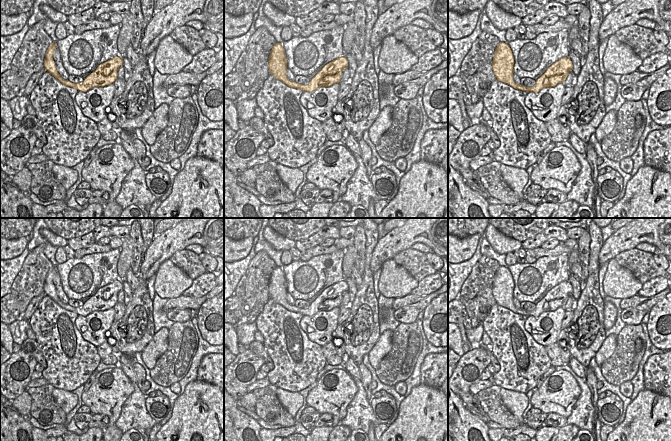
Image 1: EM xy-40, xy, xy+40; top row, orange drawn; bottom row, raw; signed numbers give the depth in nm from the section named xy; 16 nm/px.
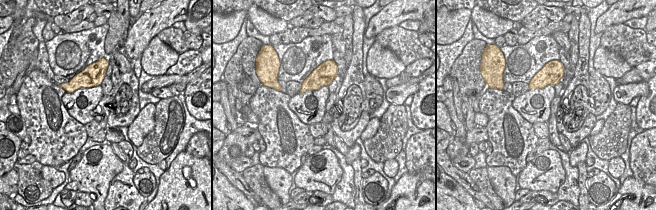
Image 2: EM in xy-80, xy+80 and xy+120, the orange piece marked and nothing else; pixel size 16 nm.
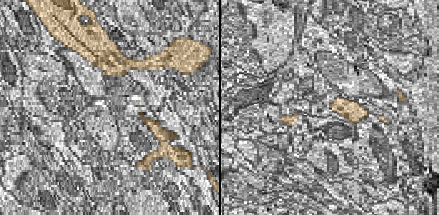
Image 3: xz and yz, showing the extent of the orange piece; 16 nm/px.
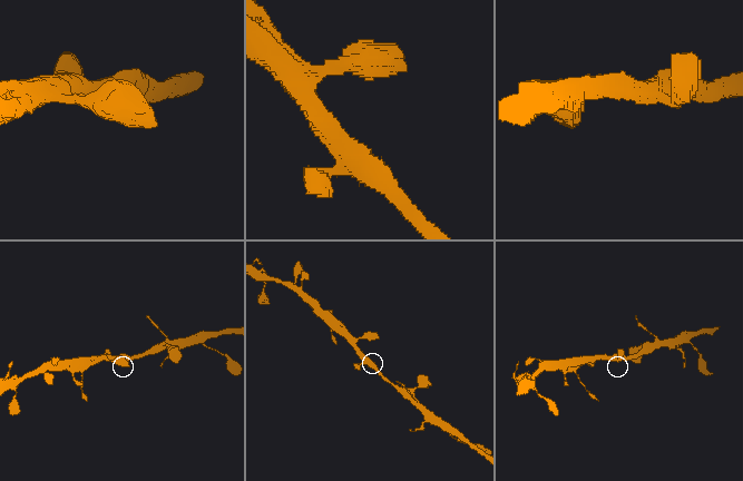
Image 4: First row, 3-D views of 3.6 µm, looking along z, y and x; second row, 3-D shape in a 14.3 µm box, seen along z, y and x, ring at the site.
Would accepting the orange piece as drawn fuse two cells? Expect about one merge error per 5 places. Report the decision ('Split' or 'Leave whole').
Leave whole.

